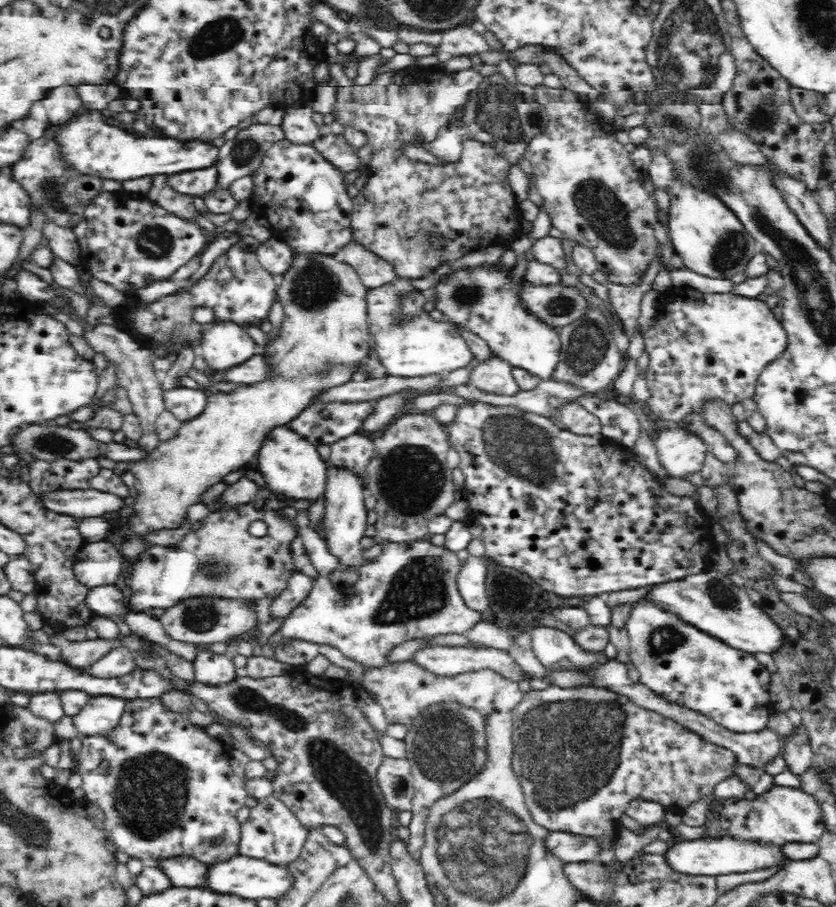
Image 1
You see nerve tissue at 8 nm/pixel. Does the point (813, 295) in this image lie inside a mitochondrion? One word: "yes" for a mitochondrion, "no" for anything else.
yes

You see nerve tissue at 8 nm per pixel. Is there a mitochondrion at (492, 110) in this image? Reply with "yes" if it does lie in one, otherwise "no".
yes

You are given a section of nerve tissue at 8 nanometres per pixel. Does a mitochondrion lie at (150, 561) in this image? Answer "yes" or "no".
no

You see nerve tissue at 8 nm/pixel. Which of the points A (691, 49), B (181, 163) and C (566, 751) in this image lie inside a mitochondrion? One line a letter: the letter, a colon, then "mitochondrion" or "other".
A: mitochondrion
B: other
C: mitochondrion

